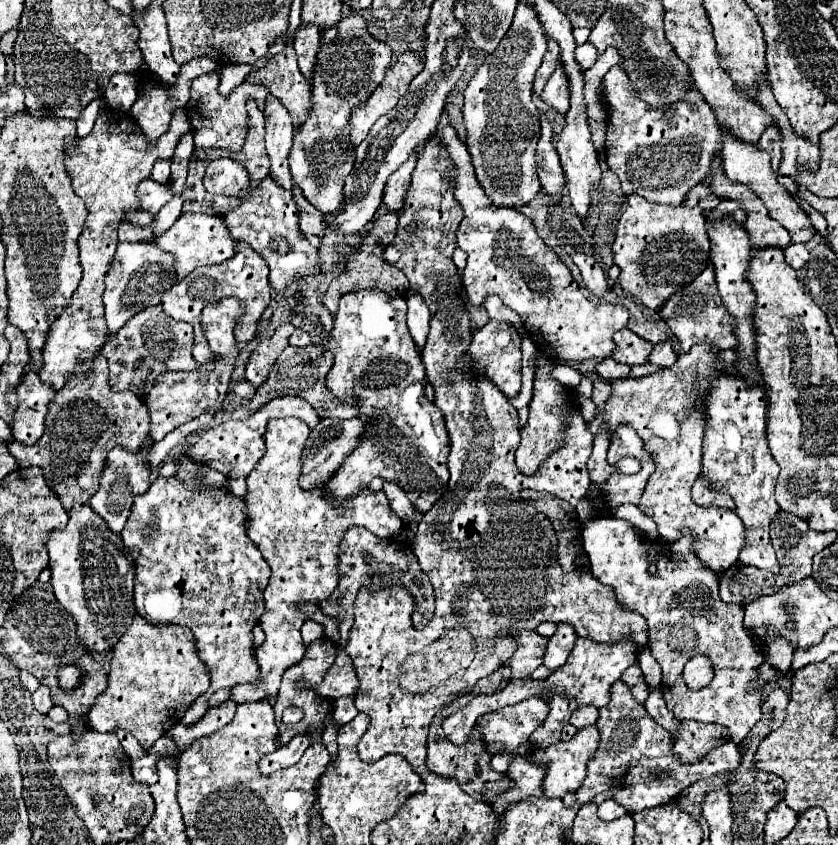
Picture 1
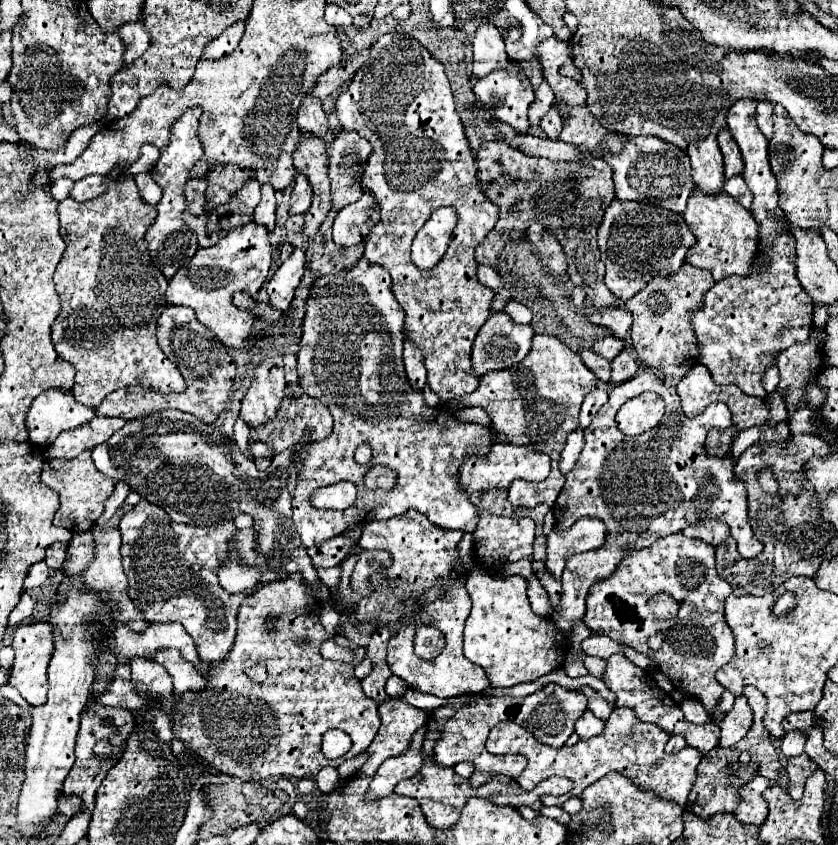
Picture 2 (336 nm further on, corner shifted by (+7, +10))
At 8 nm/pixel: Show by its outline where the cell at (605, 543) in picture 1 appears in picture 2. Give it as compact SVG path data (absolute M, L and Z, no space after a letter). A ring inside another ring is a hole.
M672 533L658 539L646 549L626 551L612 575L602 581L596 581L590 587L584 623L592 633L608 635L610 639L624 643L636 649L638 653L650 657L654 661L654 667L672 681L676 691L698 699L704 705L706 713L712 715L720 705L724 693L724 687L716 681L714 675L734 657L734 635L724 619L724 601L730 593L730 585L716 575L714 547L700 539L686 537L682 533ZM654 633L664 635L664 645L660 651L652 651L646 645L648 637Z

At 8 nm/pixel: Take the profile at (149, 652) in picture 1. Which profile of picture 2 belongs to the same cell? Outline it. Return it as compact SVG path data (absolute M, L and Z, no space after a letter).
M128 623L118 625L114 631L118 661L130 661L134 657L152 659L156 651L178 649L182 659L194 667L200 663L192 637L180 623L148 623L144 631L132 631Z

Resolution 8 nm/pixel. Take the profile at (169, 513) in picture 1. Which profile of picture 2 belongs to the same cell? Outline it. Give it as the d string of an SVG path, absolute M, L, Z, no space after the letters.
M142 499L120 521L122 533L122 565L128 577L128 597L146 621L178 621L192 635L200 661L204 665L220 663L232 649L236 637L236 613L248 593L224 593L216 585L216 565L220 565L220 553L228 545L228 537L240 541L244 557L252 559L252 565L262 565L262 585L278 579L286 579L286 569L268 567L266 555L256 551L256 531L238 529L234 521L224 521L214 527L194 527L174 523L168 513Z

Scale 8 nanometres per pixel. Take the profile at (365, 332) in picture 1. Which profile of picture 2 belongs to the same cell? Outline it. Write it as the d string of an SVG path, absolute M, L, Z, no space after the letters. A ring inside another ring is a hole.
M362 257L362 261L358 261L354 269L338 275L326 275L312 283L312 289L306 301L306 317L304 317L302 337L300 337L298 377L304 393L319 397L320 401L332 411L334 431L324 441L310 443L302 451L304 467L300 471L296 493L292 499L292 511L294 511L292 521L296 531L300 533L304 547L320 545L322 541L344 533L354 523L388 519L392 515L400 515L410 509L424 513L440 529L472 533L476 527L476 507L468 501L468 495L458 489L456 473L458 473L460 461L464 461L466 455L488 453L488 447L492 445L492 435L488 427L482 427L476 423L462 423L448 409L426 405L422 391L412 389L406 377L406 371L402 365L402 343L404 343L404 311L392 293L392 281L386 269L372 265ZM396 365L402 365L400 369L404 377L396 375ZM358 443L368 443L372 447L372 461L362 467L354 463L354 451ZM376 465L384 465L396 471L398 483L392 489L358 491L356 503L344 511L314 509L310 505L308 499L314 489L322 485L338 483L338 481L362 483L366 473Z

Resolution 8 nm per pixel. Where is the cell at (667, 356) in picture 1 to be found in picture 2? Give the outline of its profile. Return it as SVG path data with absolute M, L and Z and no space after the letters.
M624 349L614 361L612 361L612 381L610 383L622 383L632 379L638 373L638 361L630 349Z

